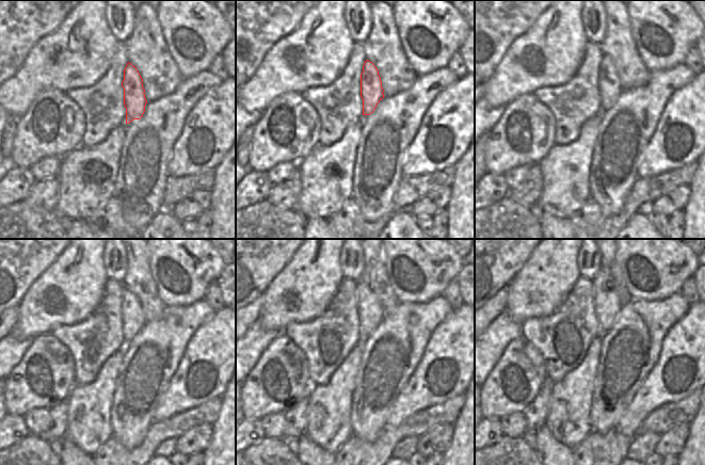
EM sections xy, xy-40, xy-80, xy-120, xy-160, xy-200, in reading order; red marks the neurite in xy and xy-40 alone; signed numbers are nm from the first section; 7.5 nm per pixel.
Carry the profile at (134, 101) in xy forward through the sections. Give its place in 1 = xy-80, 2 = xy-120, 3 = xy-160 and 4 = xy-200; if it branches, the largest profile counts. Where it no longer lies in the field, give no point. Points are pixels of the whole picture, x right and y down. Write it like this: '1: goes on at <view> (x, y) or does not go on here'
1: goes on at xy-80 (610, 89)
2: goes on at xy-120 (132, 316)
3: goes on at xy-160 (370, 311)
4: goes on at xy-200 (607, 304)

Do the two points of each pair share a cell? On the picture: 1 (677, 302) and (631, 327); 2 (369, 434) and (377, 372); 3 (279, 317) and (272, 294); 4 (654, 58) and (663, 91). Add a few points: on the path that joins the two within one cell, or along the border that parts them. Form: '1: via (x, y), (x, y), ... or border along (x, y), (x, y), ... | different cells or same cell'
1: via (666, 313), (643, 324) | same cell
2: via (369, 419), (371, 400), (377, 387) | same cell
3: via (278, 311), (275, 300) | same cell
4: border along (682, 63), (666, 69), (651, 70) | different cells

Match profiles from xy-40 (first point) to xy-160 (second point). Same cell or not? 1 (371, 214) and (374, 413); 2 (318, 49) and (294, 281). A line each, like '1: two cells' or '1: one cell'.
1: one cell
2: one cell

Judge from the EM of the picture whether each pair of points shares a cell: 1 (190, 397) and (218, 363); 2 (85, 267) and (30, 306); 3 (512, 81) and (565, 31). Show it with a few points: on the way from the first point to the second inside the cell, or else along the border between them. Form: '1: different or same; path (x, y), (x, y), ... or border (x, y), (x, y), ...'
1: same; path (190, 387), (208, 369)
2: same; path (70, 282), (51, 283), (38, 292)
3: same; path (531, 77), (545, 74), (551, 50)

